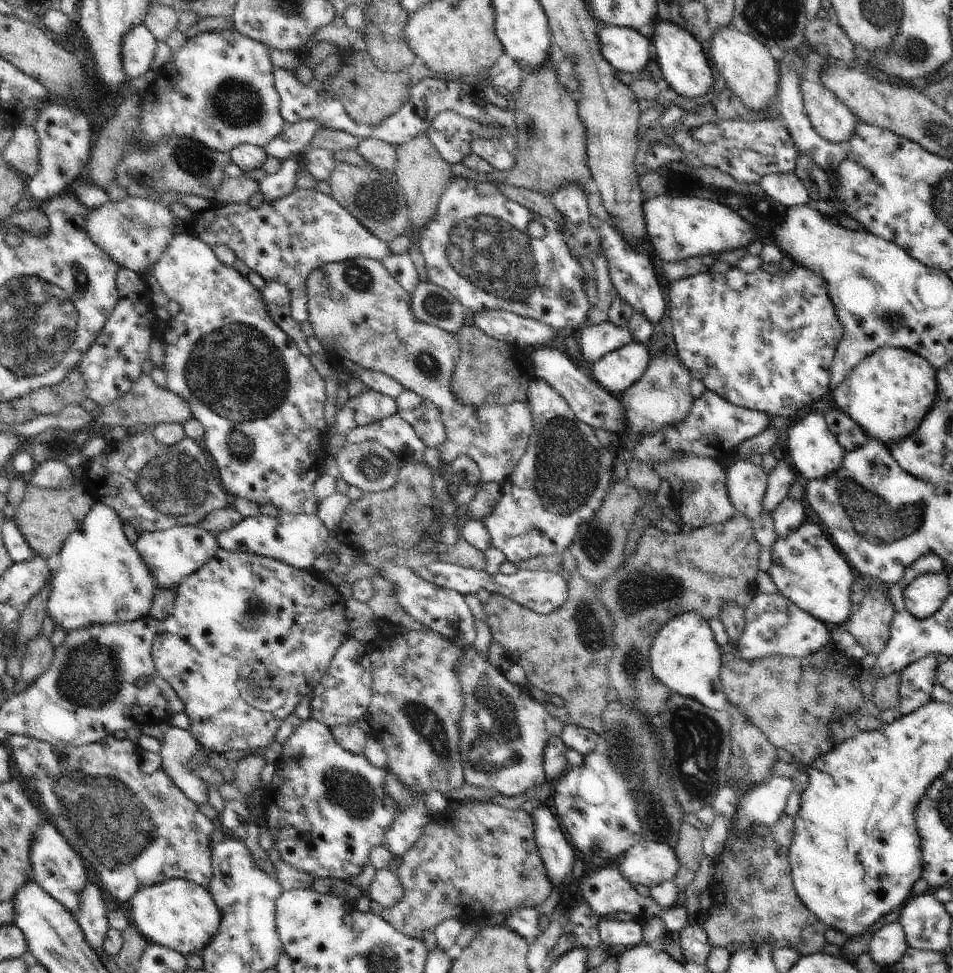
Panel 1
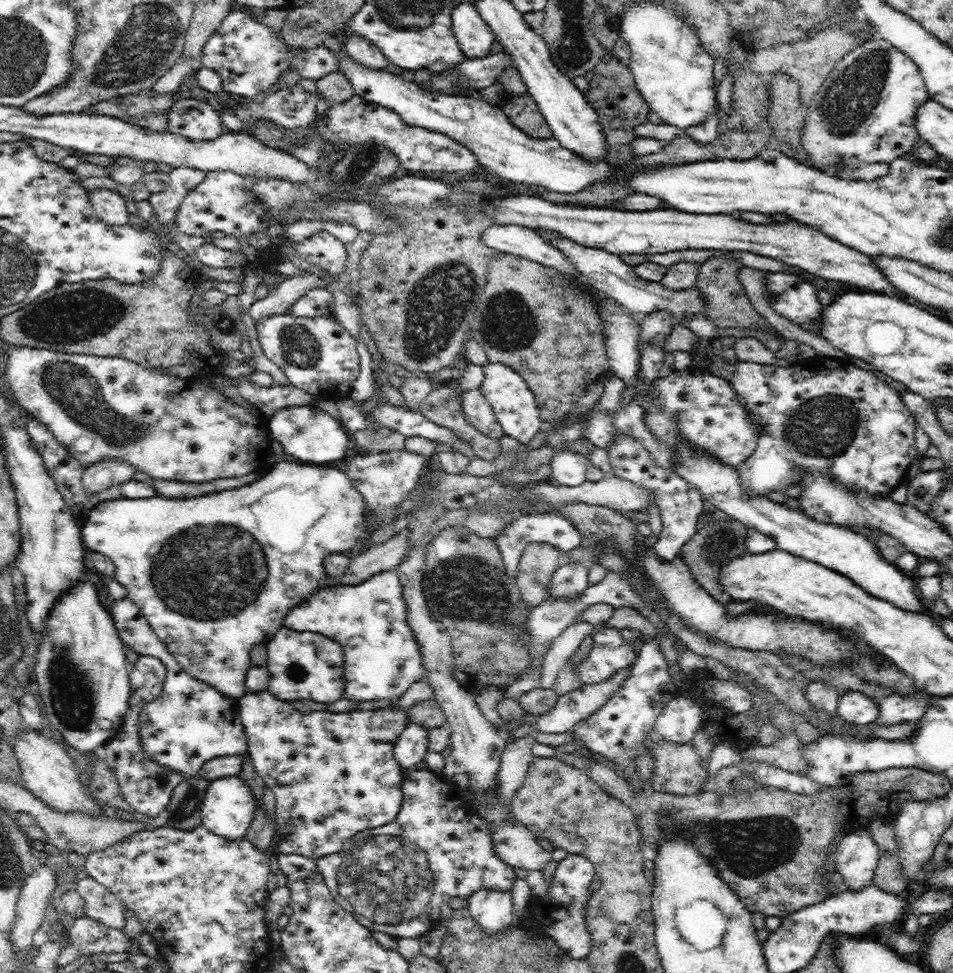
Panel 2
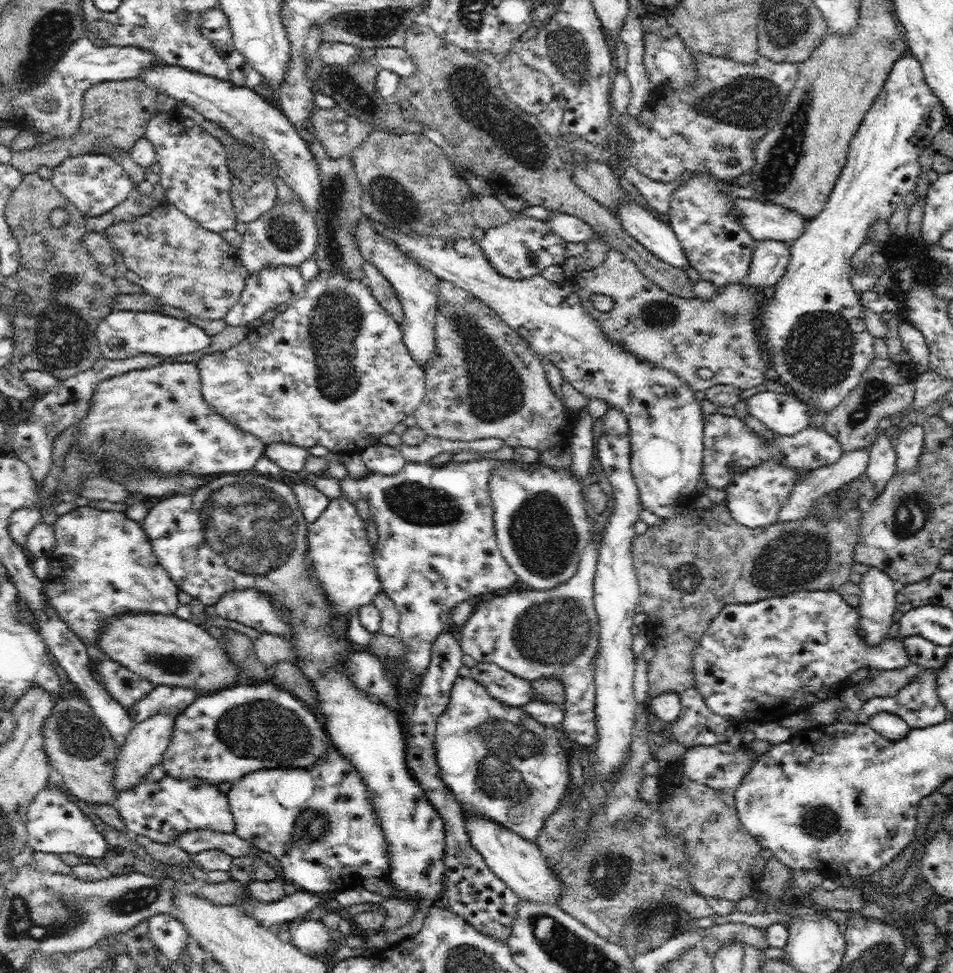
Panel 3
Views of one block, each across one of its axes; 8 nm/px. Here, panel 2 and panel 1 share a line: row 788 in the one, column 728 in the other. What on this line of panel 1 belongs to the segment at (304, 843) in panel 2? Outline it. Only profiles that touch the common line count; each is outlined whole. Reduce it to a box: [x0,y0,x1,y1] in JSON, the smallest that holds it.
[668,265,844,420]

